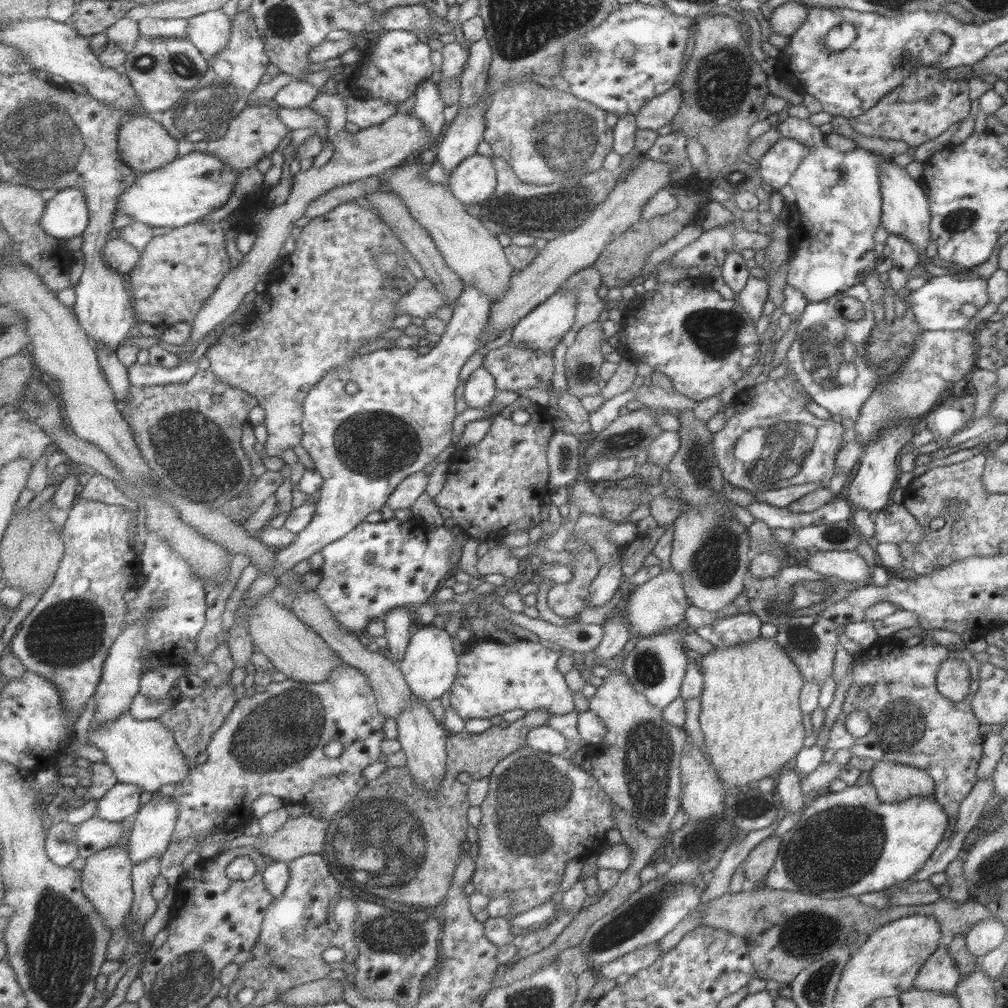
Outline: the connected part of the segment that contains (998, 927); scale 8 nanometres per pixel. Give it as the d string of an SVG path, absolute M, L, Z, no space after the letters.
M998 916L986 918L986 920L974 924L968 930L966 934L966 948L978 960L1004 942L1006 927L1004 927L999 919Z

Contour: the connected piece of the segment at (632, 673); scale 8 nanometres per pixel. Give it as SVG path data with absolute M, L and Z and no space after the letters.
M677 625L670 626L654 636L639 637L636 646L624 658L623 674L627 675L628 683L631 683L631 686L640 694L643 694L652 707L664 709L681 696L681 685L685 678L686 667L688 667L687 647L684 644L683 635Z

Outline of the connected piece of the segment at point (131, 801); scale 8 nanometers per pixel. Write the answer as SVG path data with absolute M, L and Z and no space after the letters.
M120 782L100 801L99 818L114 823L122 823L142 810L142 794L146 788Z

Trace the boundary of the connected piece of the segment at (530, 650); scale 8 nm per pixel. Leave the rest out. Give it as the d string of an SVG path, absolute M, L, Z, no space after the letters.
M492 637L472 638L464 643L462 655L460 655L460 675L451 691L450 704L466 720L474 718L494 718L516 709L522 709L527 713L538 710L547 710L552 715L571 714L576 710L574 692L566 682L566 671L558 666L562 660L561 648L550 645L544 646L543 642L534 642L526 639L514 643L494 640Z

